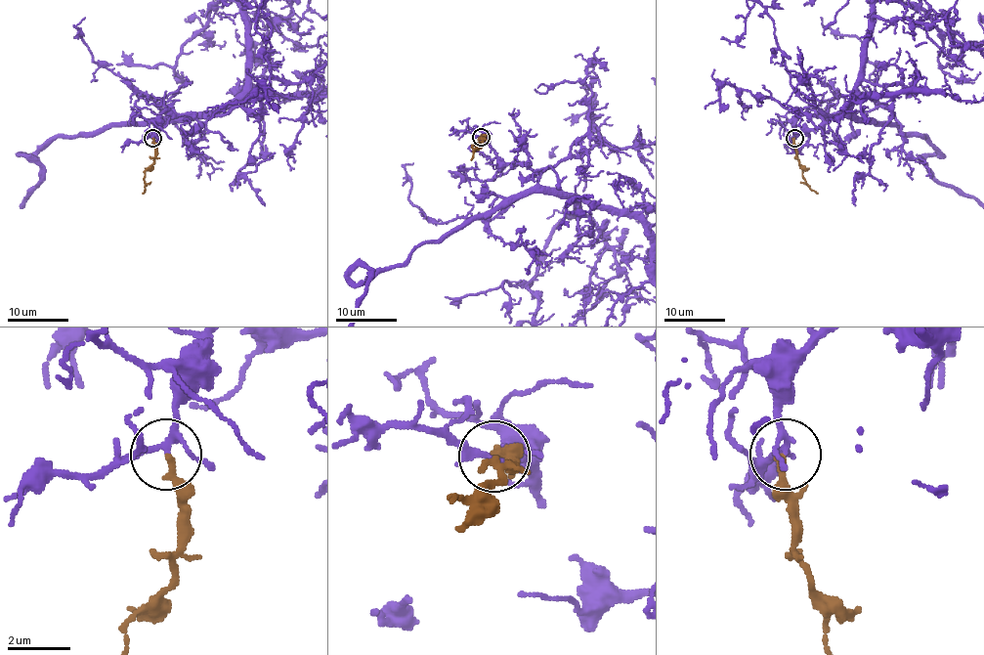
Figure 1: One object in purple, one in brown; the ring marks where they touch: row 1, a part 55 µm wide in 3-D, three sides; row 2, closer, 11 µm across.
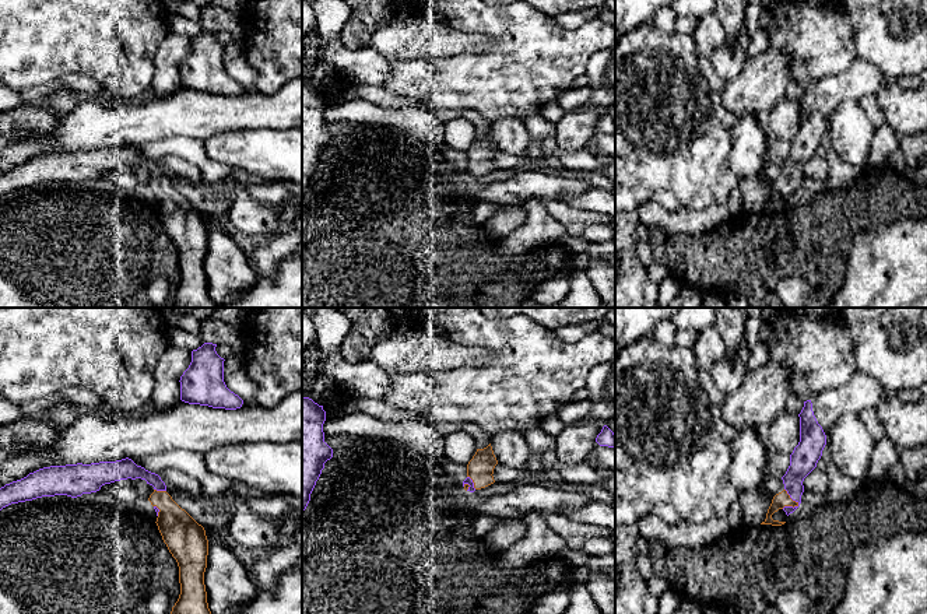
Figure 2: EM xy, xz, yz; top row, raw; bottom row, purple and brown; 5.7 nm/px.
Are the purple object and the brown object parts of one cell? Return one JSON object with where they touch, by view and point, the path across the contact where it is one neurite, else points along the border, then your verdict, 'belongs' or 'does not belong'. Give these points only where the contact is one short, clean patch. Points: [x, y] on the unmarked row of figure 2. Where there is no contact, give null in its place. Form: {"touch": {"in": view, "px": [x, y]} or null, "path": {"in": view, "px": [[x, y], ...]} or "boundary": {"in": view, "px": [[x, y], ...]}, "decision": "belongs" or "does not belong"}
{"touch": {"in": "yz", "px": [792, 185]}, "path": {"in": "yz", "px": [[803, 147], [793, 165], [792, 185], [780, 186]]}, "decision": "belongs"}

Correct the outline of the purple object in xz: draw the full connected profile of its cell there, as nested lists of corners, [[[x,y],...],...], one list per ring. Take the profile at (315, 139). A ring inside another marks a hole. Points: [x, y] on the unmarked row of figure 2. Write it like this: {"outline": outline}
{"outline": [[[302,84],[302,197],[319,166],[333,136],[324,129],[326,98],[309,84]]]}

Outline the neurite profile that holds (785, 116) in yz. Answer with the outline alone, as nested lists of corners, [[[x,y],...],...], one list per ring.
[[[783,99],[776,103],[769,113],[769,130],[777,138],[791,141],[800,129],[800,103],[798,101]]]

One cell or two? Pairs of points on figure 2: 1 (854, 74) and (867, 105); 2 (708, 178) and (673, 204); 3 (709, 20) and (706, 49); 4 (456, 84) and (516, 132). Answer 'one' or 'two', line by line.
1: two
2: two
3: one
4: two

